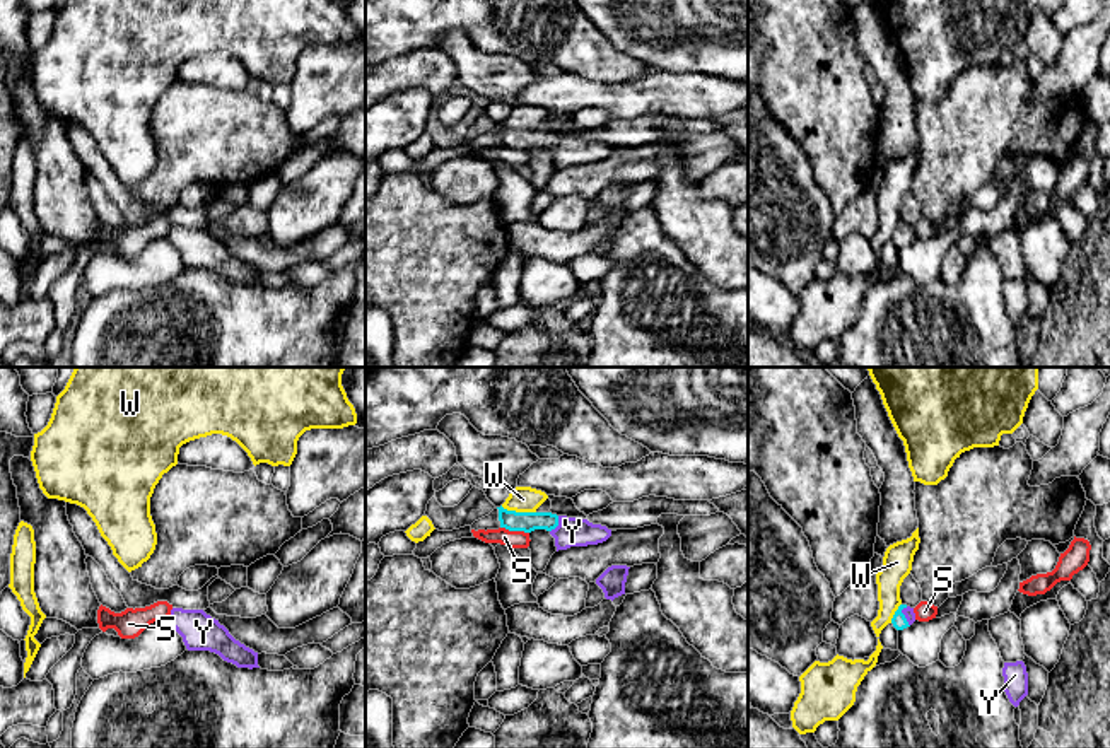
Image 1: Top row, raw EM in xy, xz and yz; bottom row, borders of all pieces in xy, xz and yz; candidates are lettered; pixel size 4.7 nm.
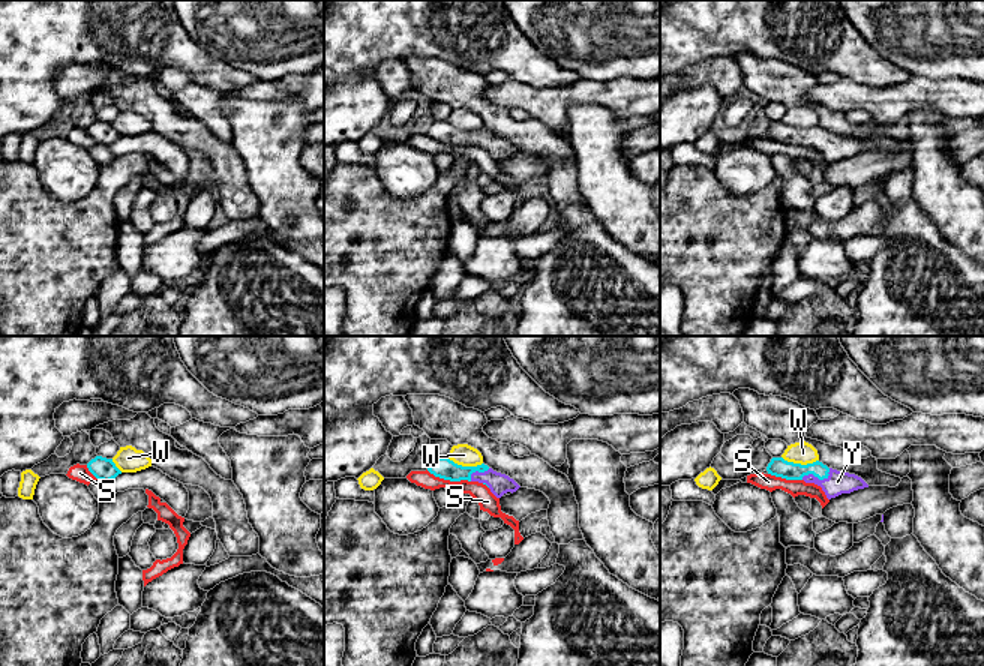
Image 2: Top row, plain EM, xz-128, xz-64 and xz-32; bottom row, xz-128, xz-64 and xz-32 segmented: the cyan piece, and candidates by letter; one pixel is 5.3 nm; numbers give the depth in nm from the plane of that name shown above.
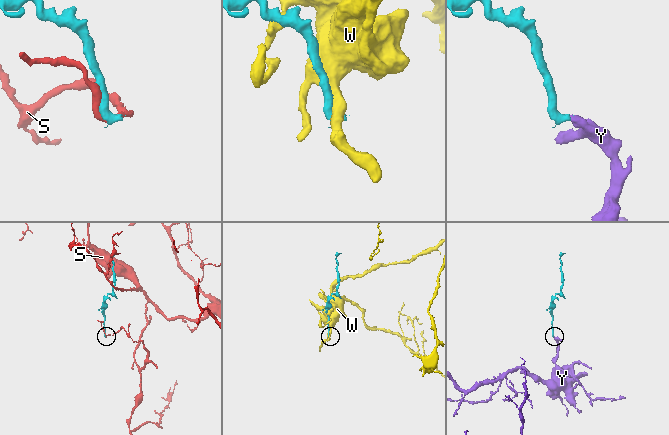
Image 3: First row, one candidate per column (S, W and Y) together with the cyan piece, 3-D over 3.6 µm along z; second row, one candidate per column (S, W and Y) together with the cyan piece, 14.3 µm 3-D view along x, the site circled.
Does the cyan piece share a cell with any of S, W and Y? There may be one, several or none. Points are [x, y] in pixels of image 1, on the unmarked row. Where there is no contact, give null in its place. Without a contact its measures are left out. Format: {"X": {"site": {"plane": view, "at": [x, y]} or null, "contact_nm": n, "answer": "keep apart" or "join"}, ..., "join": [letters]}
{"S": {"site": {"plane": "xz", "at": [514, 147]}, "contact_nm": 140, "answer": "keep apart"}, "W": {"site": {"plane": "xz", "at": [518, 130]}, "contact_nm": 170, "answer": "keep apart"}, "Y": {"site": {"plane": "xz", "at": [557, 142]}, "contact_nm": 90, "answer": "join"}, "join": ["Y"]}

